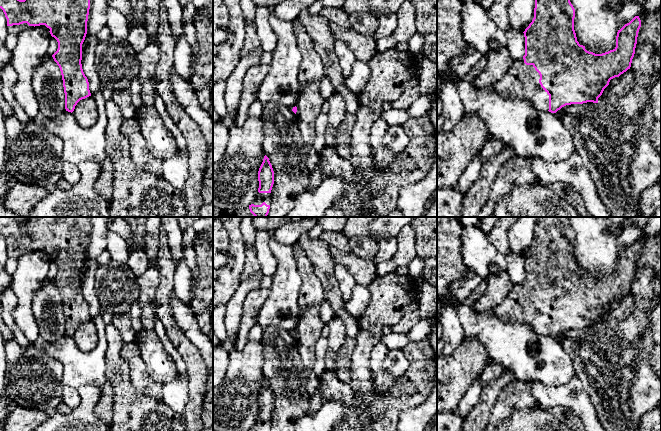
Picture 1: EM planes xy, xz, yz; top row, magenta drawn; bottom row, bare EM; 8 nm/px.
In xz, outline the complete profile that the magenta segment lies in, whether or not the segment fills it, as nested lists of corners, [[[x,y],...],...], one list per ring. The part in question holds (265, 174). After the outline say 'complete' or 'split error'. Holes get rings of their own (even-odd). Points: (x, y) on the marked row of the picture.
[[[266,155],[258,171],[258,181],[259,193],[251,205],[230,214],[224,213],[213,206],[213,217],[267,217],[271,204],[274,171]]]; split error

